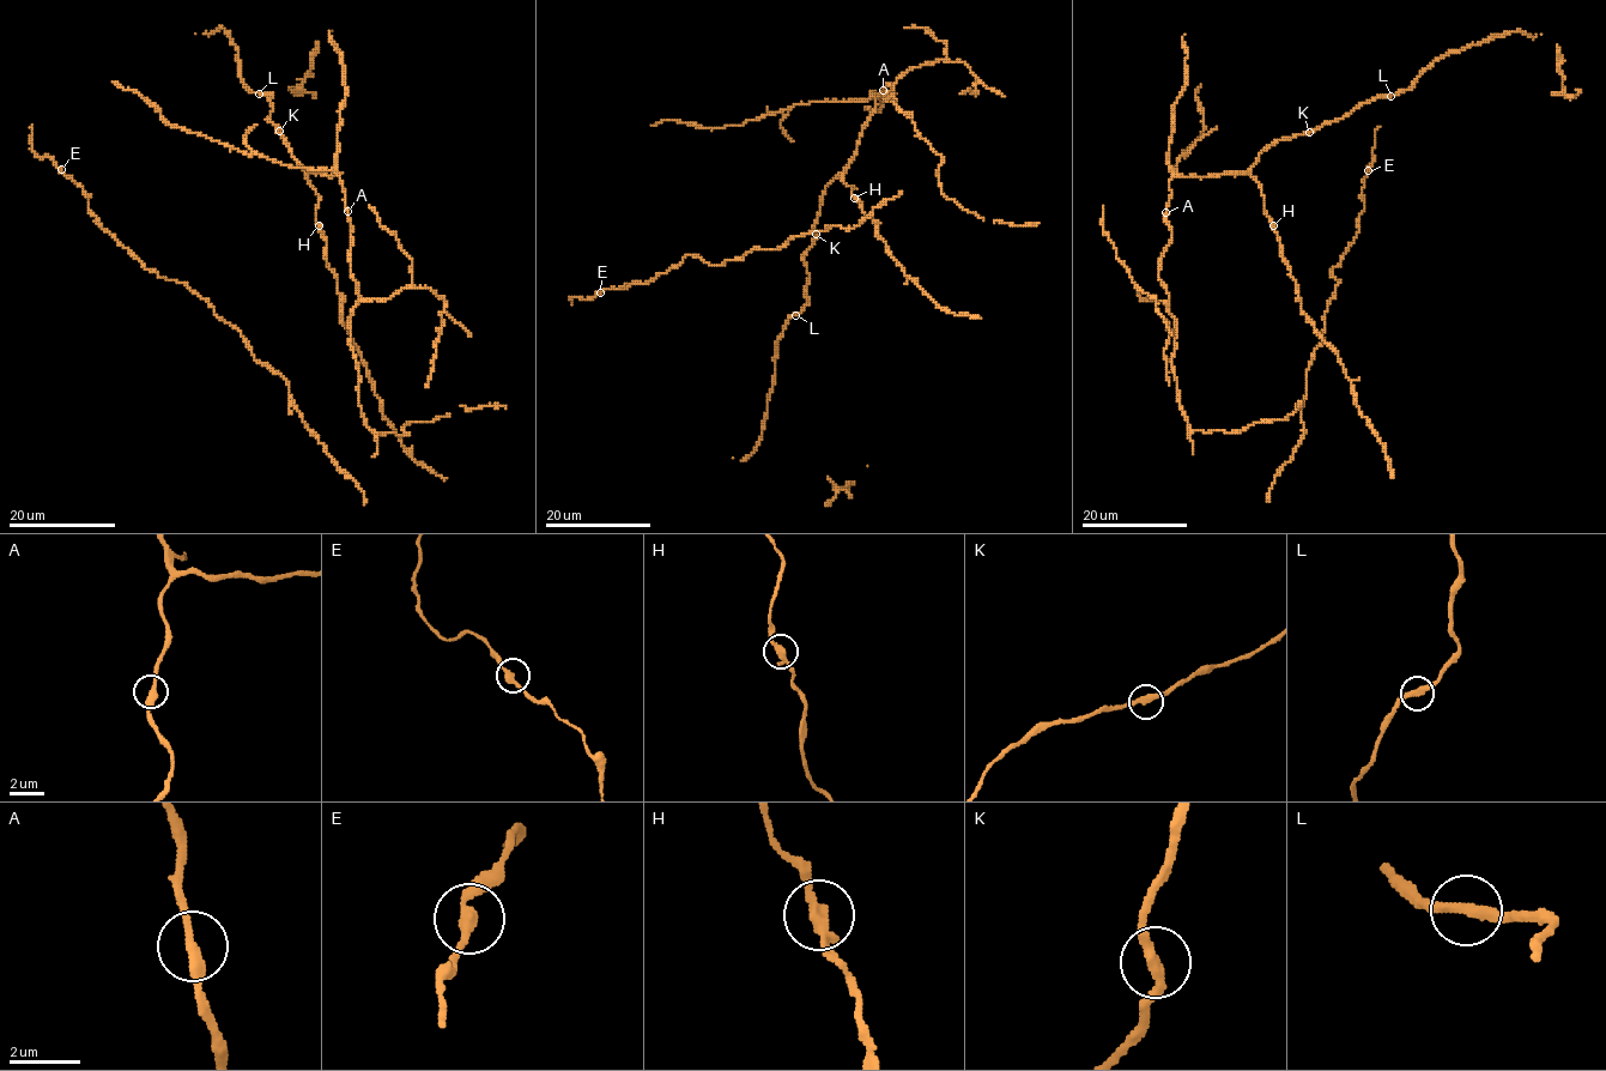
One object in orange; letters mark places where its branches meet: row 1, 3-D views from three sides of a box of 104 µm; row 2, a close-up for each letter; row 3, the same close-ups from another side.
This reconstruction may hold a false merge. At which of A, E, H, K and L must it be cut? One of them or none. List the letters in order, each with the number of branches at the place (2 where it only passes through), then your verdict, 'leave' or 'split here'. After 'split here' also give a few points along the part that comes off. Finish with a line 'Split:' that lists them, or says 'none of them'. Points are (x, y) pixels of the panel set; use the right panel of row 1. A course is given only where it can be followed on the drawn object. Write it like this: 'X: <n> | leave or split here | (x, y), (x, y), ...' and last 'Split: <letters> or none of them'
A: 2 | leave
E: 2 | leave
H: 2 | leave
K: 2 | leave
L: 2 | leave
Split: none of them

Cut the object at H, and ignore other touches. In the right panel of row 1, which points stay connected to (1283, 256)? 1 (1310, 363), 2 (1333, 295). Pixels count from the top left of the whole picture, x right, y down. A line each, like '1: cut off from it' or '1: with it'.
1: cut off from it
2: cut off from it

